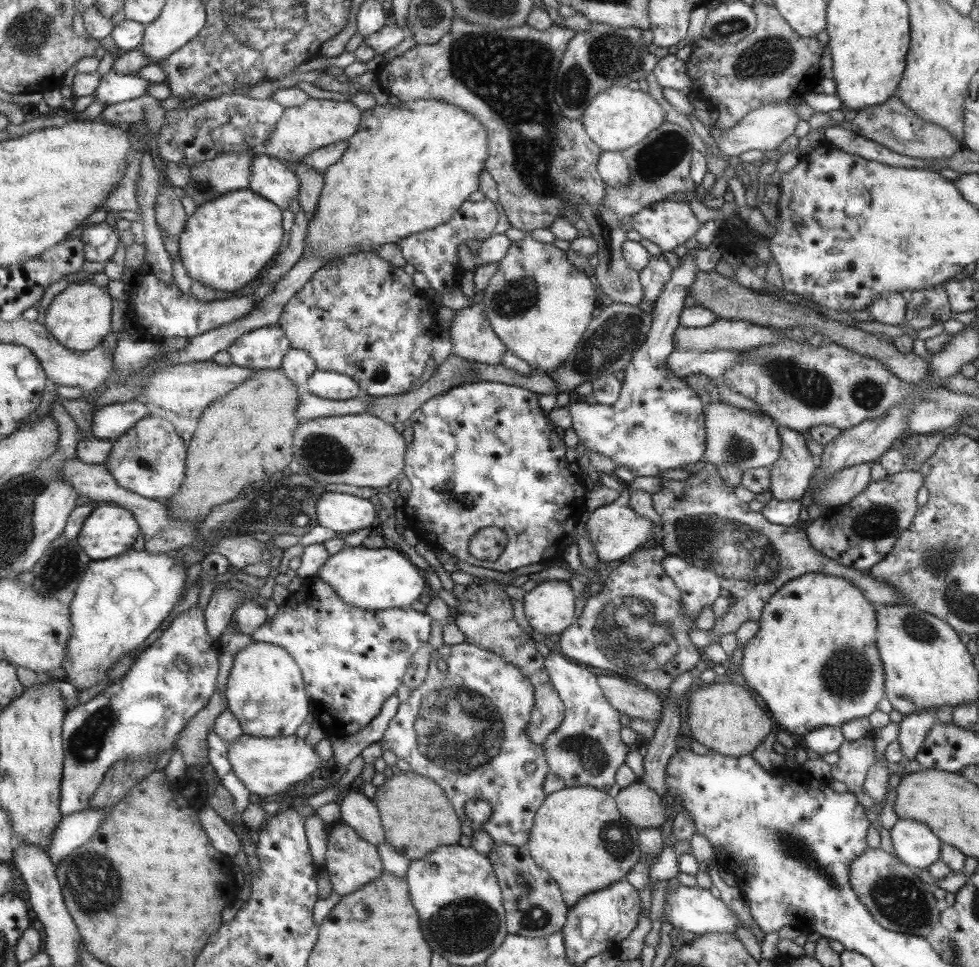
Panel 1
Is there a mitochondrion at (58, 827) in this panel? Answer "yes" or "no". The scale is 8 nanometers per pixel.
no

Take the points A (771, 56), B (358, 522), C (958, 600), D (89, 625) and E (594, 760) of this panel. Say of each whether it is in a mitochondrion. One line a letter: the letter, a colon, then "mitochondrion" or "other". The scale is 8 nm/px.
A: mitochondrion
B: other
C: mitochondrion
D: other
E: mitochondrion

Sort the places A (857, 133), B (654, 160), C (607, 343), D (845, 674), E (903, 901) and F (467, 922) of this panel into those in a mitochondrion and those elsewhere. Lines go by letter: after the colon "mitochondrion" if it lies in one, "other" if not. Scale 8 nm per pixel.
A: other
B: mitochondrion
C: mitochondrion
D: mitochondrion
E: mitochondrion
F: mitochondrion

